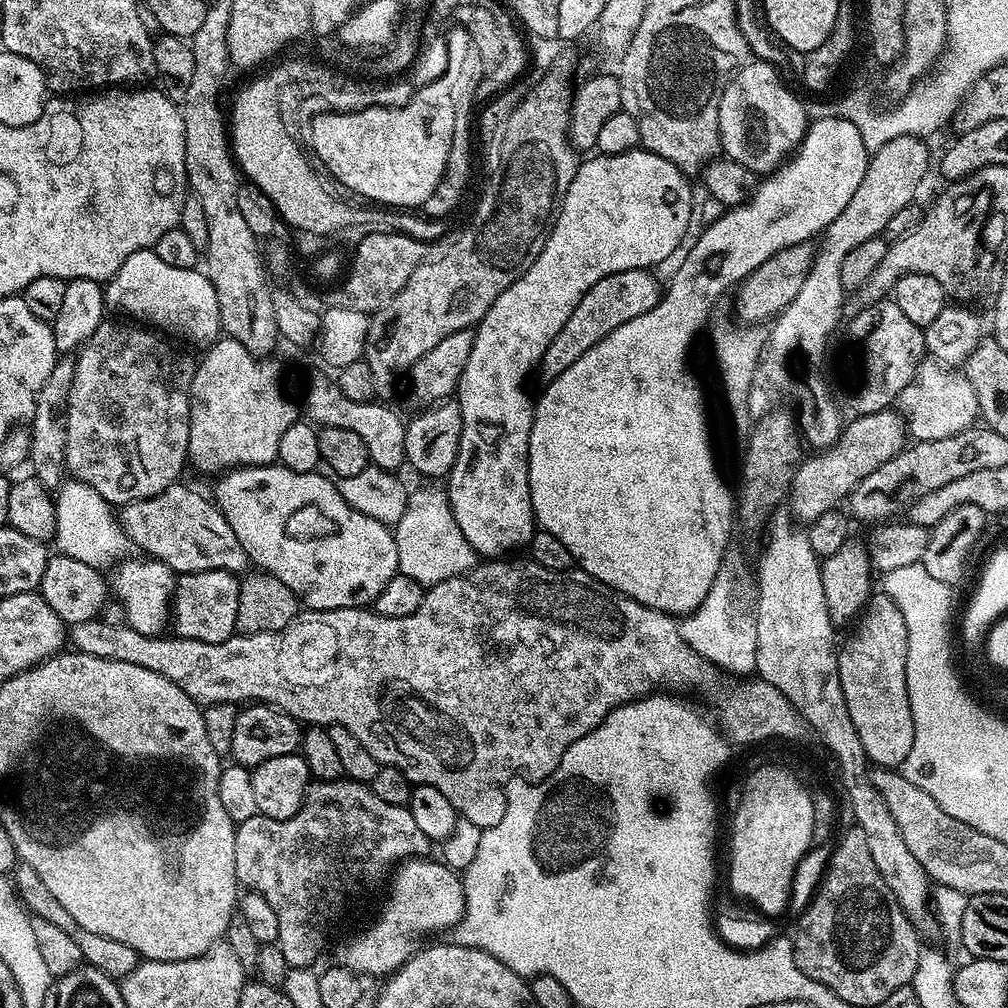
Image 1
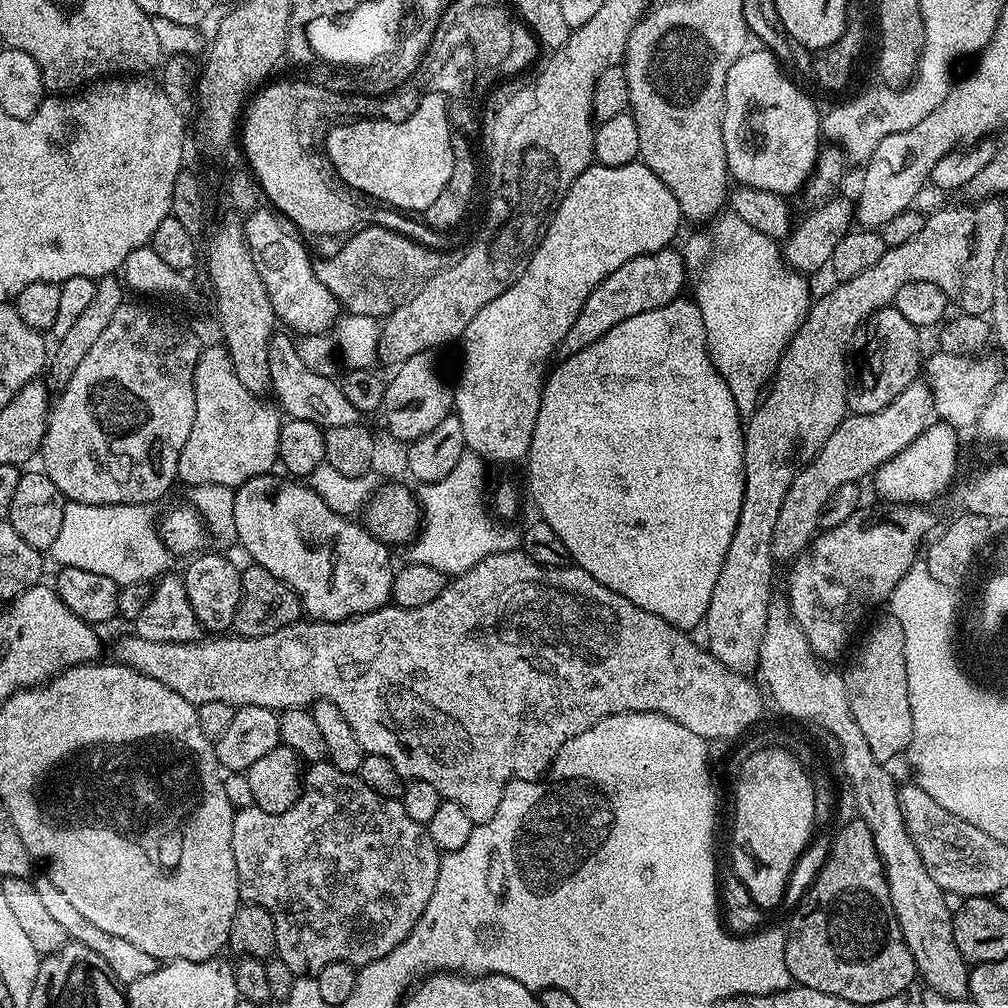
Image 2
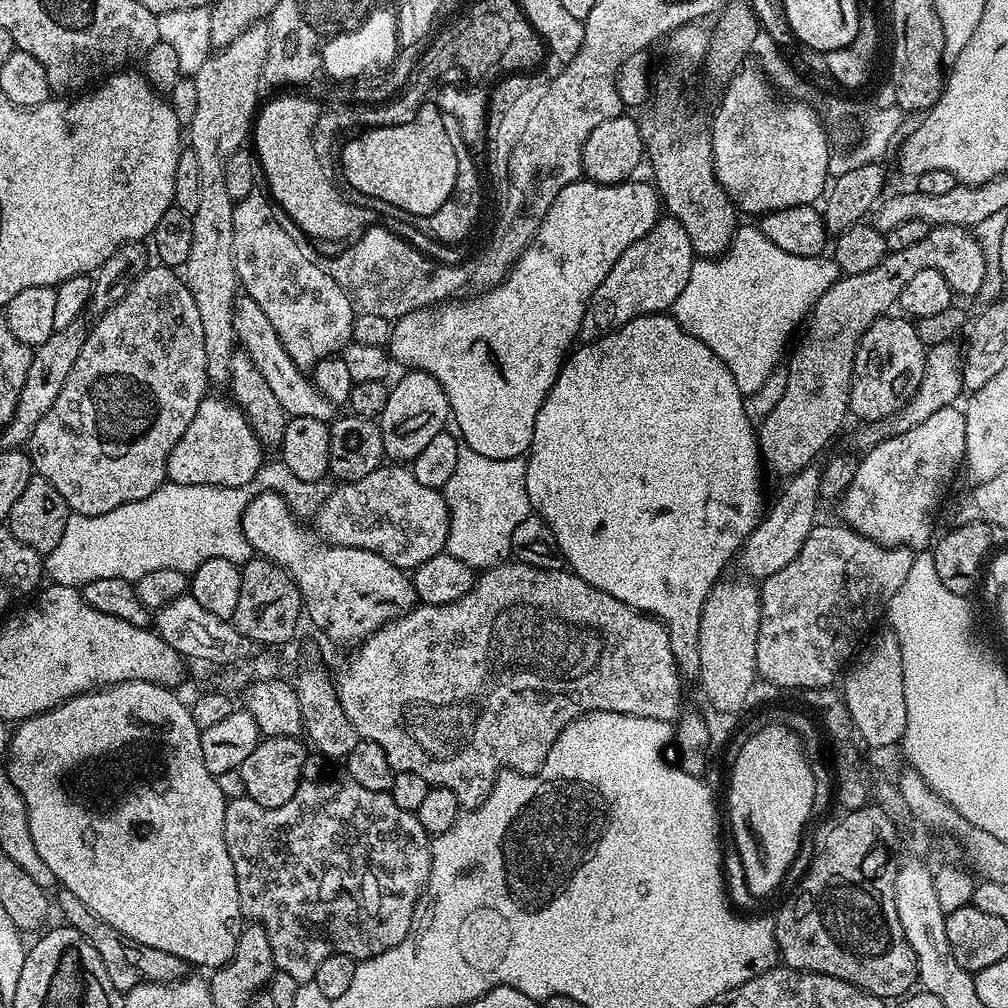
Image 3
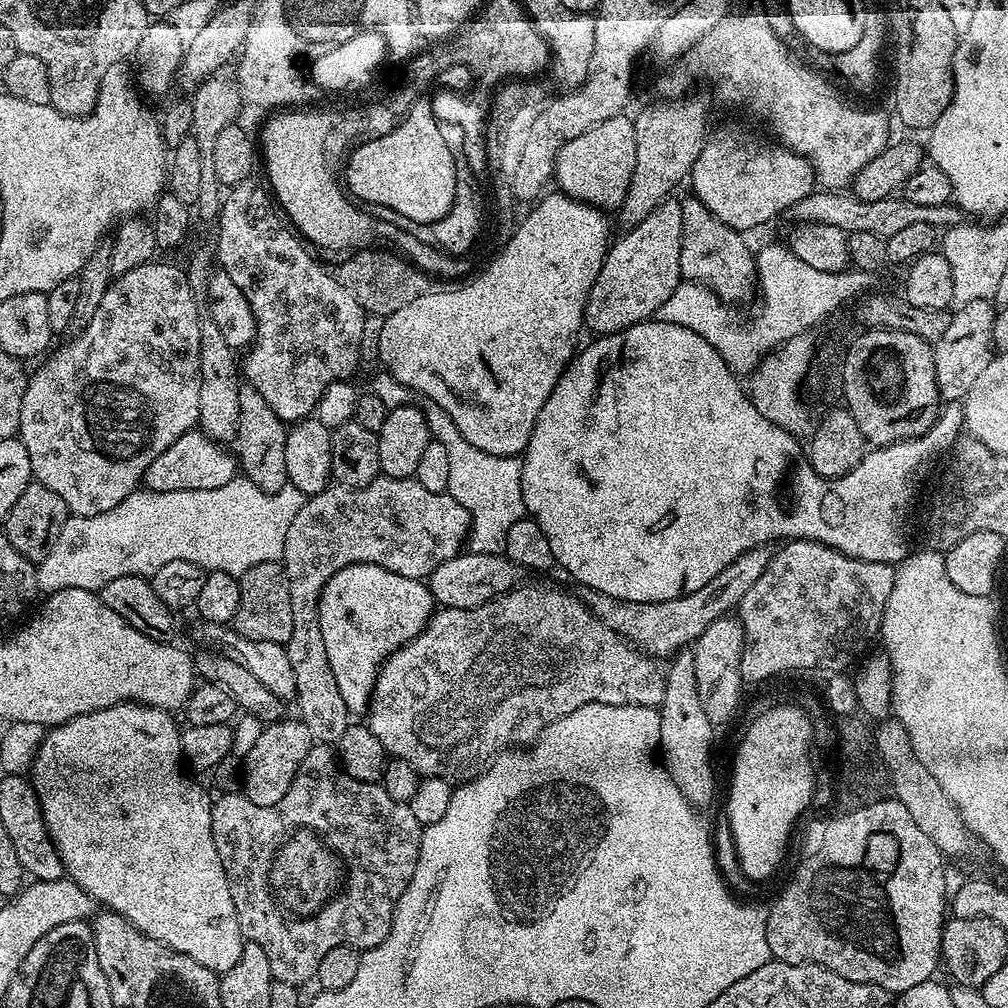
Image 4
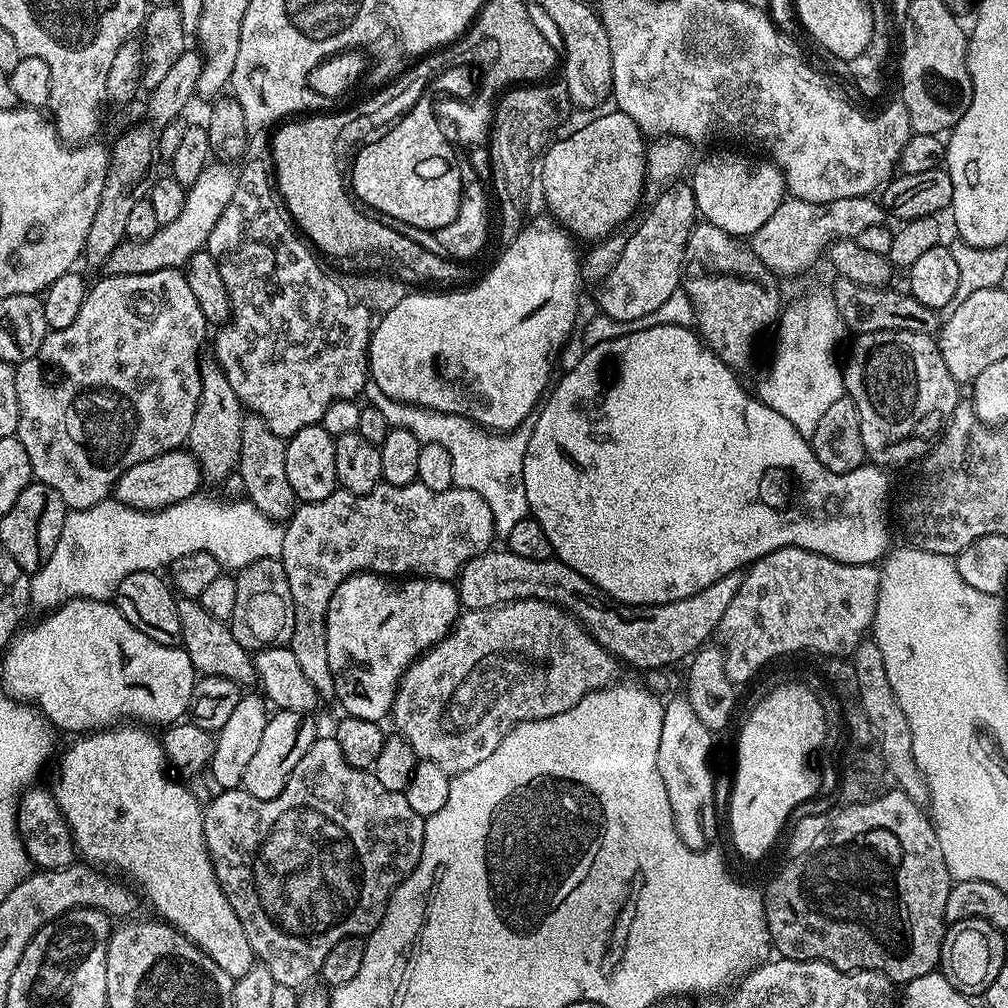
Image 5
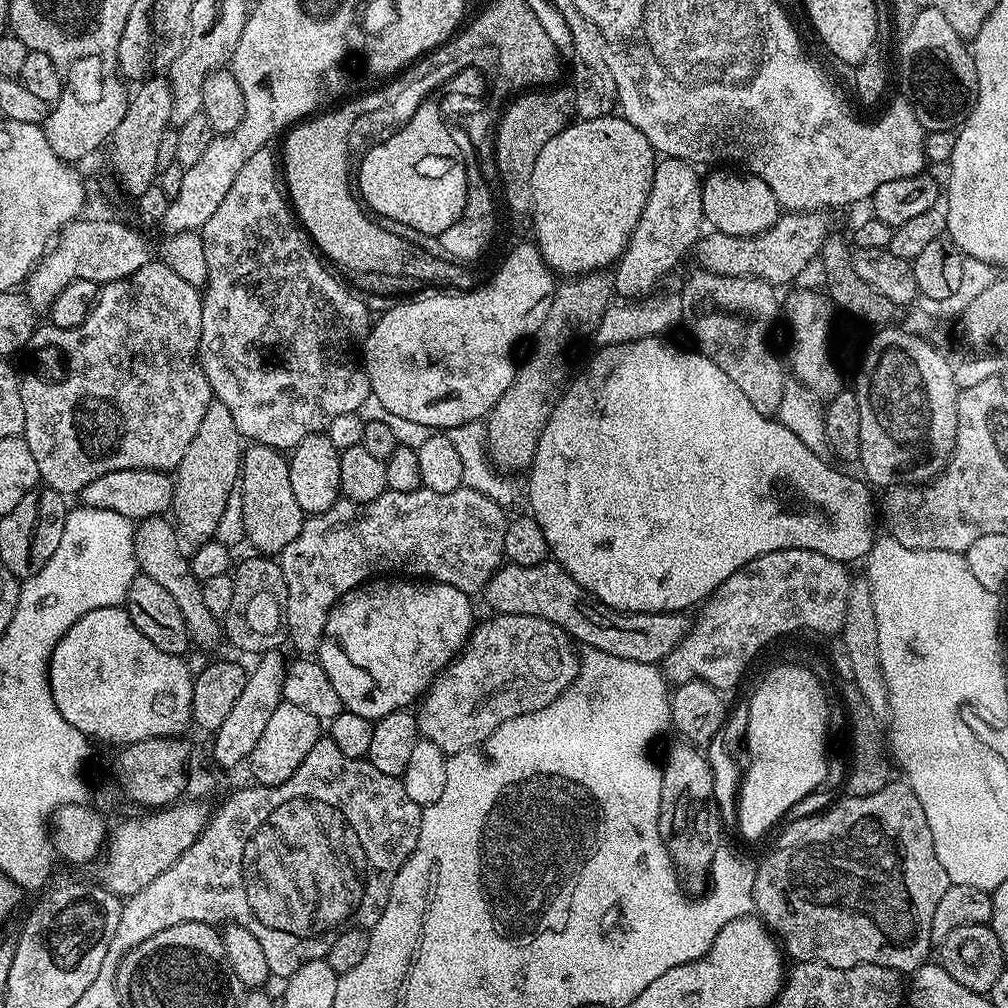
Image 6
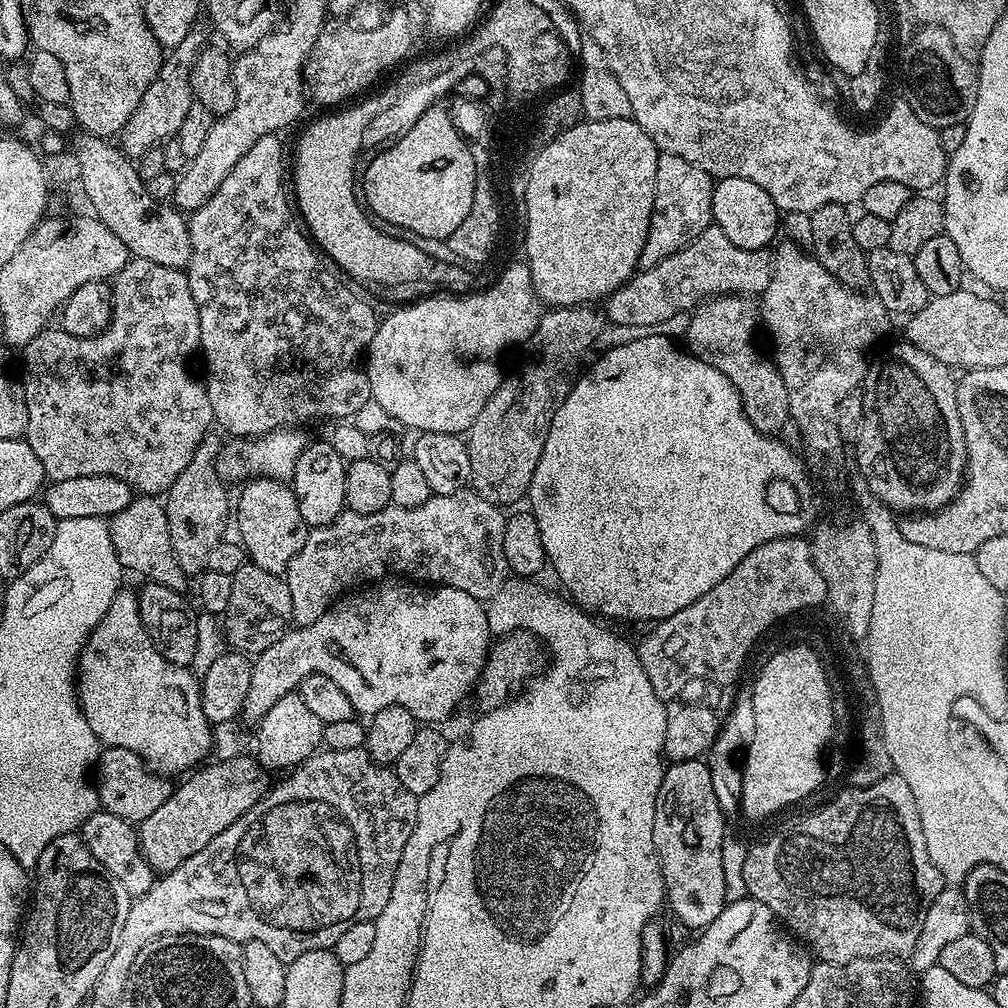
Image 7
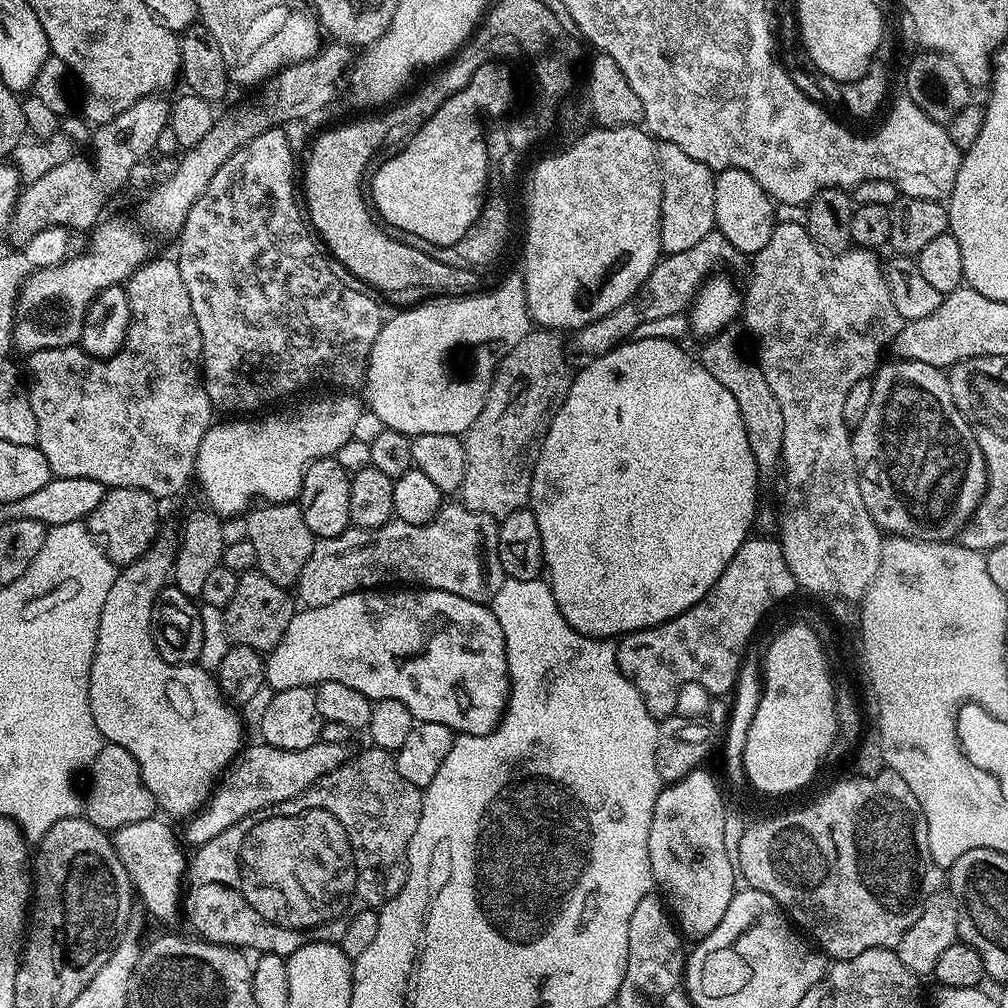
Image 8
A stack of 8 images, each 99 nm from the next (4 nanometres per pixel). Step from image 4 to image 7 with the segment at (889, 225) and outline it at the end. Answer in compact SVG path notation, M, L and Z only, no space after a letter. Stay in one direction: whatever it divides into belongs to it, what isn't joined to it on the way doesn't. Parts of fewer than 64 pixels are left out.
M718 227L702 230L678 254L662 258L658 266L637 271L622 287L614 290L602 304L607 323L618 326L656 326L674 314L691 313L696 305L713 296L759 297L770 286L774 256L771 251L742 250L734 246Z

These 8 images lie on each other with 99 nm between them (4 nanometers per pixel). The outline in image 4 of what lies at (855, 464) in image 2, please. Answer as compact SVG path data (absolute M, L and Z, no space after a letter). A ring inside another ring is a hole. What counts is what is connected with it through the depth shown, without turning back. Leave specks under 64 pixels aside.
M971 299L951 313L945 334L934 343L932 361L940 399L944 402L963 401L974 378L981 374L994 355L992 331L997 309L987 299ZM767 547L746 550L718 578L706 582L702 590L694 590L694 594L679 596L666 602L626 602L622 598L610 598L592 588L584 588L582 599L588 609L595 614L610 630L614 630L620 637L627 640L635 648L645 652L653 658L672 658L681 649L687 649L695 644L696 639L718 618L729 615L739 609L742 598L746 598L746 590L762 578L766 566L772 561L772 552ZM732 608L732 609L731 609Z

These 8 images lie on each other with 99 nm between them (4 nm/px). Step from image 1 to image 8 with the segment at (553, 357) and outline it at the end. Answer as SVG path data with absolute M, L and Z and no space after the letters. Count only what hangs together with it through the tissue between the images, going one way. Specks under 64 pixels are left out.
M665 140L656 146L656 157L662 178L662 214L660 215L660 250L664 254L682 254L682 250L690 250L690 246L698 246L706 234L710 234L716 226L714 218L714 186L716 177L710 166L698 162L698 158L690 158Z

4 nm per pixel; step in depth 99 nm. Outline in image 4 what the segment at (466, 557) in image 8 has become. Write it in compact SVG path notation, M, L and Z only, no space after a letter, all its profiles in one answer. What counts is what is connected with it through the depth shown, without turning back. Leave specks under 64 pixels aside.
M381 474L374 482L361 488L344 488L333 483L317 496L305 499L302 510L298 510L298 514L294 514L294 522L290 522L290 530L286 530L282 563L290 582L290 611L294 621L294 627L290 629L290 642L286 645L290 664L294 666L294 704L300 707L299 719L310 730L313 741L329 746L339 745L342 734L346 734L350 723L348 707L346 702L342 702L338 682L334 682L334 670L330 670L330 658L326 658L326 645L319 622L320 595L326 582L330 582L330 578L338 574L338 570L355 564L382 566L394 574L402 574L402 578L424 580L434 570L438 570L442 562L450 562L450 558L460 555L467 545L468 533L471 531L472 516L466 506L462 506L459 498L449 491L426 490L426 486L422 486L415 478L403 480Z

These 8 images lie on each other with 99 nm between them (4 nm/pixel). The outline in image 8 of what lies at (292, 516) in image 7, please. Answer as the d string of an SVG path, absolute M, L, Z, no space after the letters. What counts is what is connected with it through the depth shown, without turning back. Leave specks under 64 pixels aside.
M261 503L247 513L248 521L244 524L243 535L254 542L256 568L270 582L291 589L302 574L302 566L306 566L306 558L310 558L310 550L314 550L317 537L312 535L310 526L306 526L306 518L302 518L299 503L269 504Z

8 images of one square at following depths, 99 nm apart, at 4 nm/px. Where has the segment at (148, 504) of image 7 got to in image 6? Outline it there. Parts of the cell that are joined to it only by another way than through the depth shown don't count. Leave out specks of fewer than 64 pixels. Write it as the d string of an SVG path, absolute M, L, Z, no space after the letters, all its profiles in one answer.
M151 516L139 521L135 525L136 530L136 562L139 571L143 575L154 578L154 582L159 582L164 589L174 597L174 603L178 610L182 610L182 618L186 618L186 630L189 641L197 649L209 650L222 644L222 624L214 614L206 607L202 599L202 586L200 580L190 567L189 557L184 556L185 545L178 535L171 519L164 516Z

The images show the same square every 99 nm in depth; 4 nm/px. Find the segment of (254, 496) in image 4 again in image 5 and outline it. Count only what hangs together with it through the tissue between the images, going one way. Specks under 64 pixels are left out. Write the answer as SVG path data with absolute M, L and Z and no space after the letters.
M204 495L191 496L188 500L166 506L157 512L131 508L118 503L115 498L103 500L86 510L69 511L62 526L62 538L58 538L58 546L54 546L54 554L50 554L48 561L38 571L31 573L33 605L37 609L51 610L59 608L68 600L108 600L126 574L164 570L178 558L195 552L210 554L228 570L239 570L259 560L280 557L284 530L277 521L262 514L262 510L255 508L247 498L220 501Z

